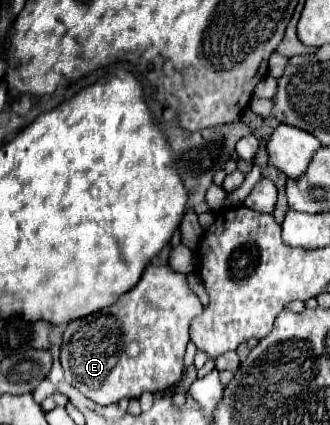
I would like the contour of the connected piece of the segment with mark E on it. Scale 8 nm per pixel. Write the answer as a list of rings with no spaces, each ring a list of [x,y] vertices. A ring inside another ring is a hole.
[[[148,264],[140,282],[116,304],[66,326],[60,350],[66,380],[102,406],[174,386],[184,374],[182,358],[190,342],[190,320],[200,312],[202,304],[188,288],[184,274],[174,272],[168,264]]]

